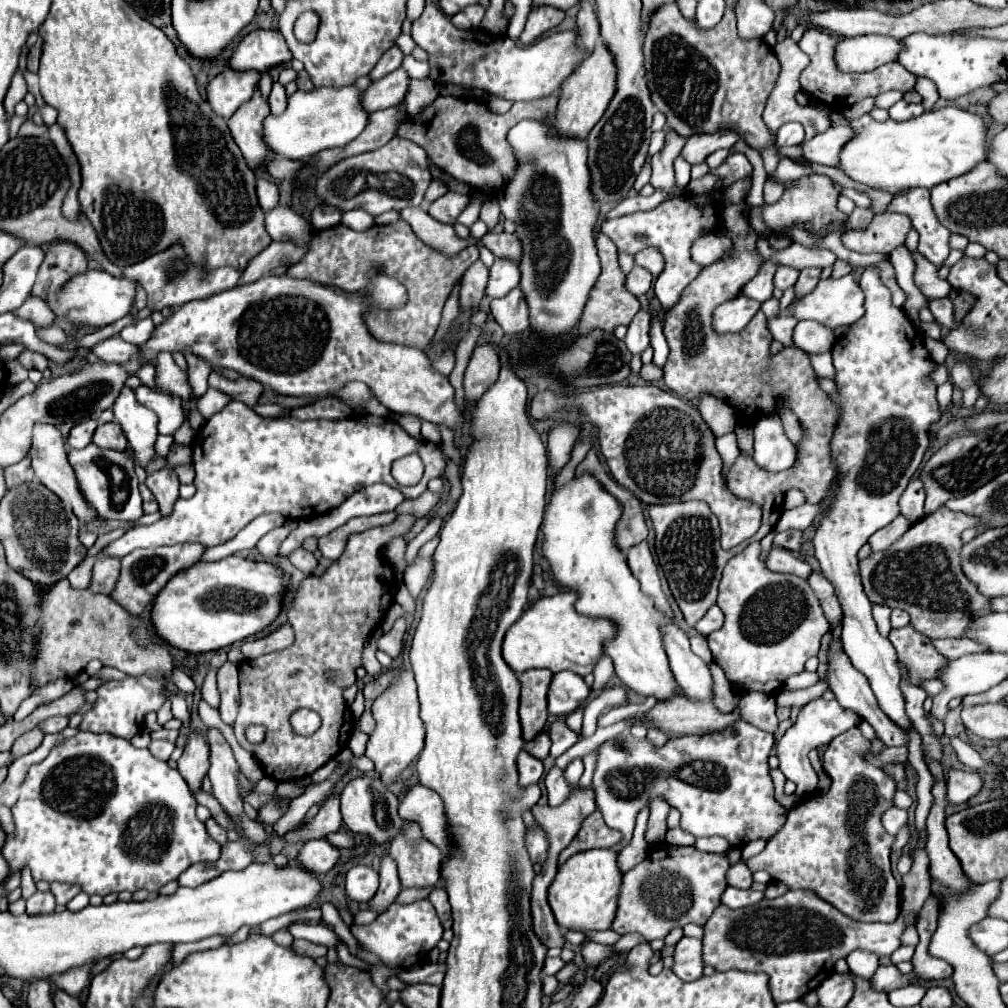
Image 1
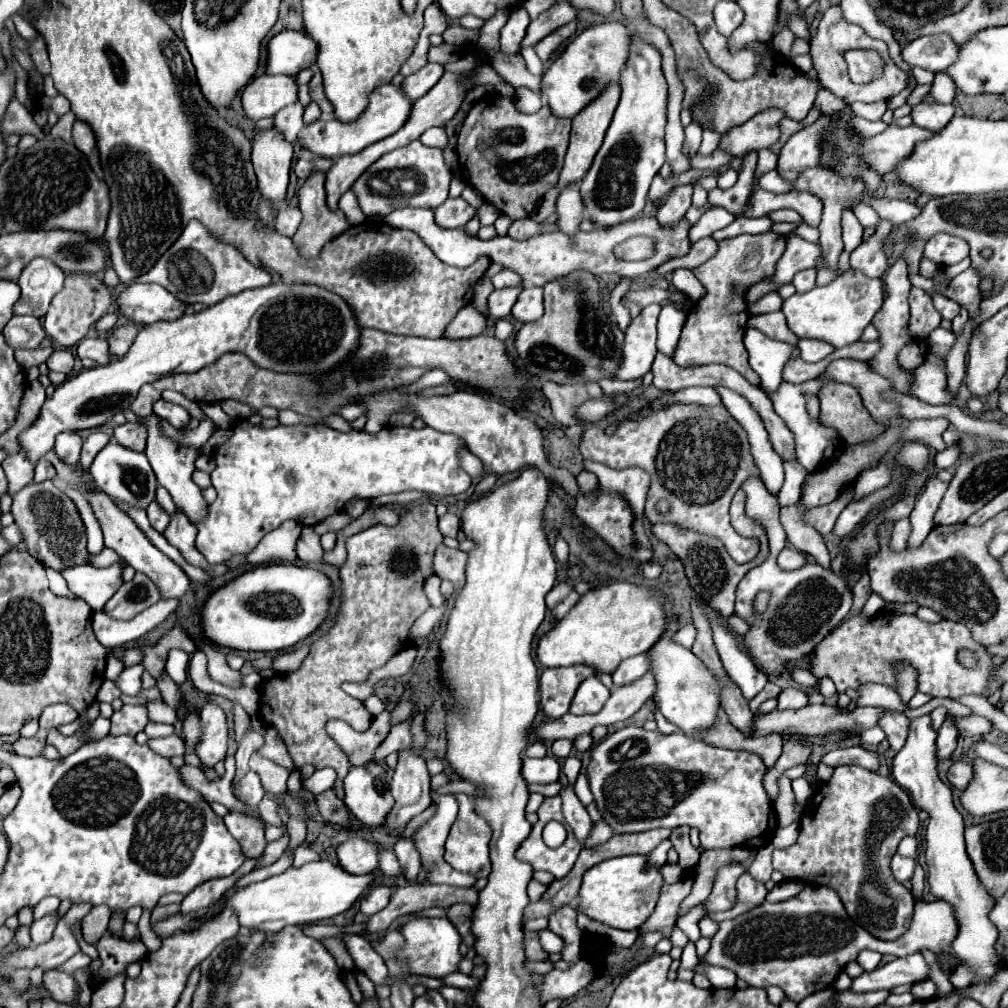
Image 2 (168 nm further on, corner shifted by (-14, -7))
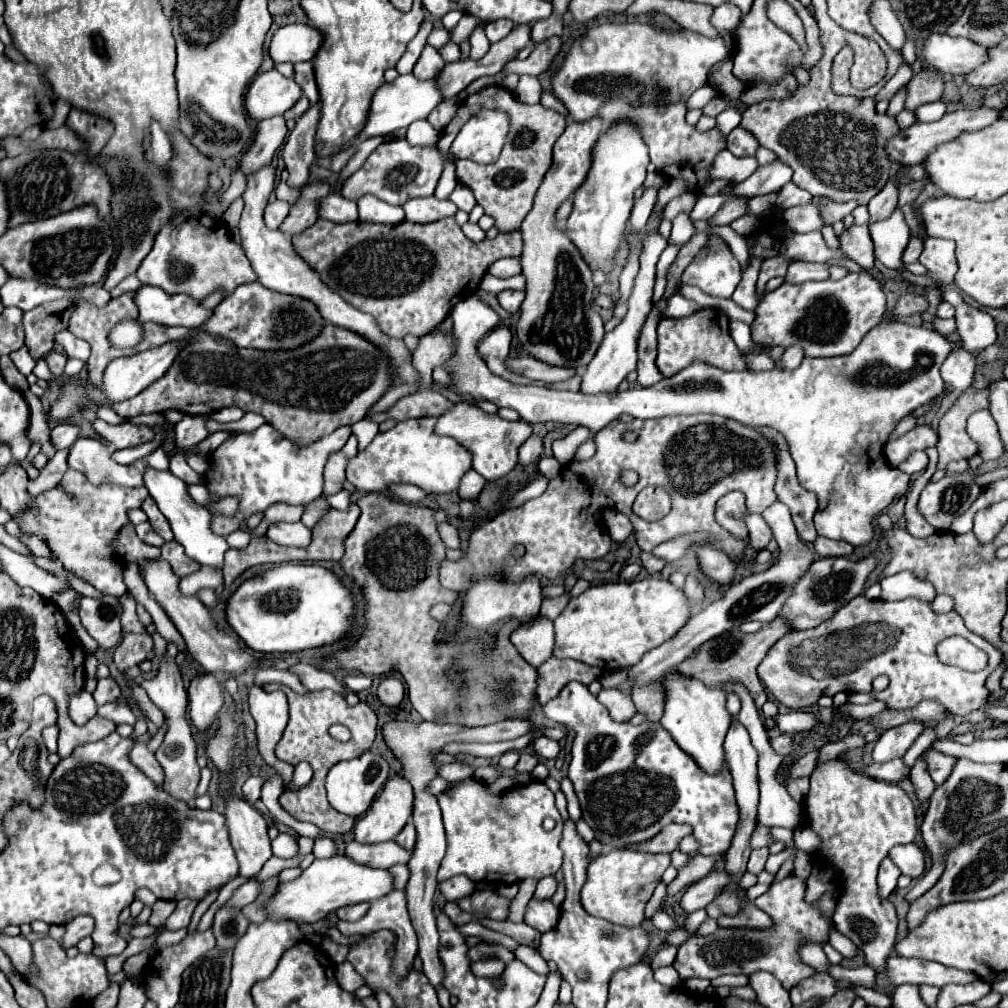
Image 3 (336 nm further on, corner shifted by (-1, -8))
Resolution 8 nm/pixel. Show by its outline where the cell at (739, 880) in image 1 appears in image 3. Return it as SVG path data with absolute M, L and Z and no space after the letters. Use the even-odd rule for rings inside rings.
M757 848L757 850L753 850L751 852L751 858L747 862L747 872L759 874L763 870L763 866L765 866L767 856L769 856L769 848Z

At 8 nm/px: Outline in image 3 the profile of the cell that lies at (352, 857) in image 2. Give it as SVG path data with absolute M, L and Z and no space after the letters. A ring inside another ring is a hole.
M349 842L345 854L359 864L375 866L375 868L389 868L393 864L407 864L411 854L397 846L395 842L381 842L381 844L359 844Z

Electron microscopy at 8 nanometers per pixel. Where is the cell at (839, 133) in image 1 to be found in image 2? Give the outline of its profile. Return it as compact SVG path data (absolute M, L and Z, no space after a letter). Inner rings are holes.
M890 125L884 133L866 139L860 145L860 153L864 159L868 159L868 165L872 165L872 169L884 175L896 169L904 159L908 159L918 141L926 141L932 135L934 131L918 125L910 127Z

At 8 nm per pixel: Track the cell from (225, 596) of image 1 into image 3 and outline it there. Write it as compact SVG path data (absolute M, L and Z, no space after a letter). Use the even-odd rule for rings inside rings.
M281 564L245 580L227 600L225 618L255 652L299 652L333 644L351 628L353 598L337 576L313 564Z

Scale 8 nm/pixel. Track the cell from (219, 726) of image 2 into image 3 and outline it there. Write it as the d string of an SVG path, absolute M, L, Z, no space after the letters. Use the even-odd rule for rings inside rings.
M213 674L197 676L189 686L189 716L199 736L207 734L223 706L223 686Z

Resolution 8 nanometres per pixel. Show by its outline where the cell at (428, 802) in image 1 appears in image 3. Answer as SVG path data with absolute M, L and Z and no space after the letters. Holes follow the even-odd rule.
M465 780L449 794L441 794L439 806L447 832L447 854L439 866L439 882L465 874L471 880L485 880L489 884L515 884L525 878L541 880L553 876L561 868L561 816L555 808L553 792L543 782L531 780L495 798L481 782ZM545 818L557 822L551 832L541 828Z

